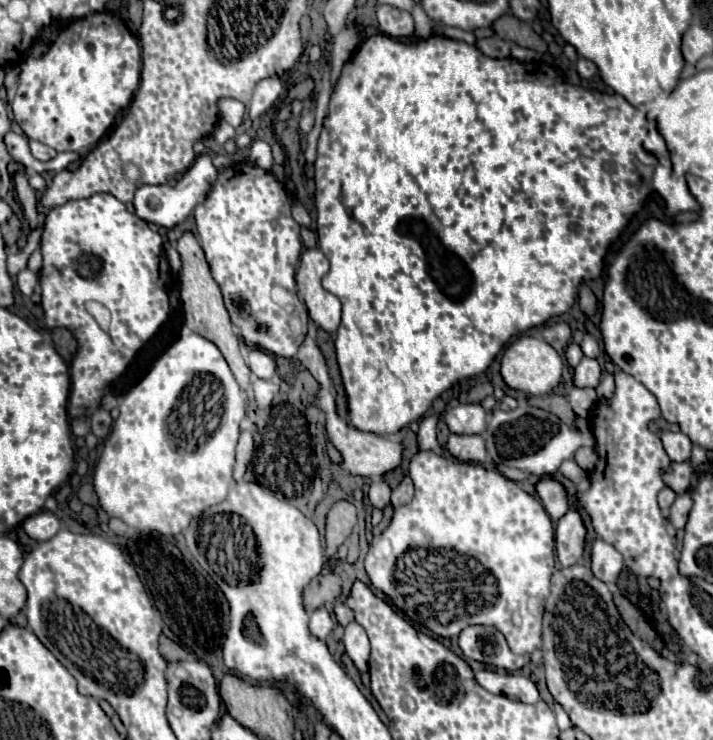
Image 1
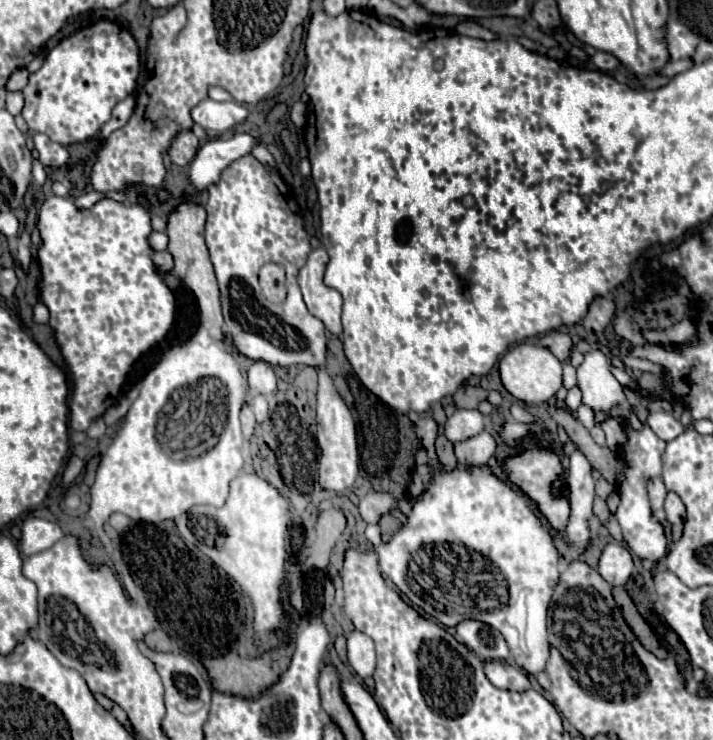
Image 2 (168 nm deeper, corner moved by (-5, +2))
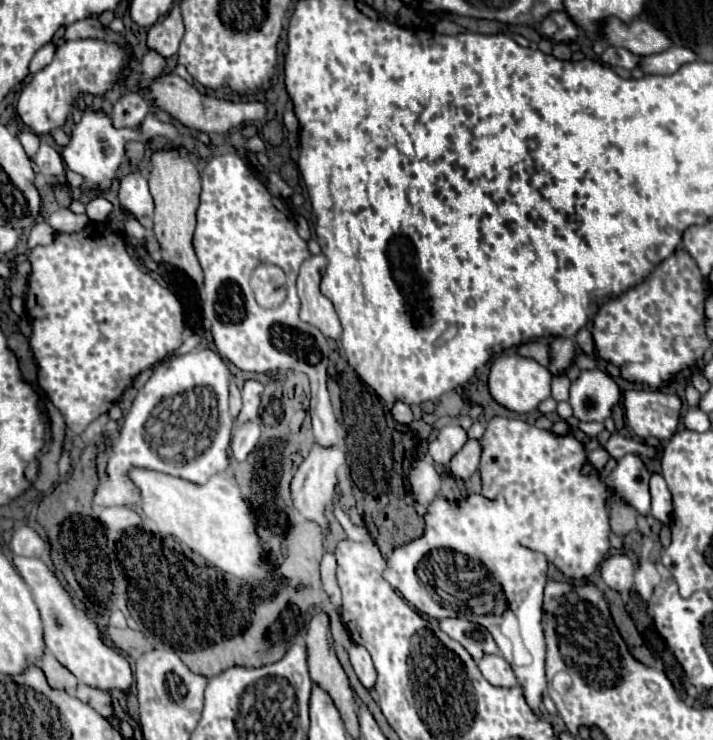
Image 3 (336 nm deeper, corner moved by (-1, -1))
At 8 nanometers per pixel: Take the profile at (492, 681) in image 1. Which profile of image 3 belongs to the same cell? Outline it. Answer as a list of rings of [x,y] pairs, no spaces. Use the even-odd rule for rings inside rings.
[[[487,654],[479,660],[479,670],[481,674],[495,686],[515,686],[517,678],[511,670],[511,666],[497,654]]]

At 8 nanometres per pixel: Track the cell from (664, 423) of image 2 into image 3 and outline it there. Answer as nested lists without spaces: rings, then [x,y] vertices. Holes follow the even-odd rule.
[[[625,390],[623,392],[623,410],[625,420],[631,426],[631,430],[639,438],[659,438],[669,440],[679,426],[679,414],[681,414],[681,398],[677,394],[663,394],[663,392],[651,392],[651,390]]]

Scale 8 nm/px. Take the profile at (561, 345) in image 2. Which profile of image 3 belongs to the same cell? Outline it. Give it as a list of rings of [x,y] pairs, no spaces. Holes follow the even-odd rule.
[[[527,342],[527,344],[521,344],[517,348],[517,354],[519,356],[525,356],[525,358],[531,358],[543,366],[549,364],[549,346],[547,344],[541,344],[541,342]]]

